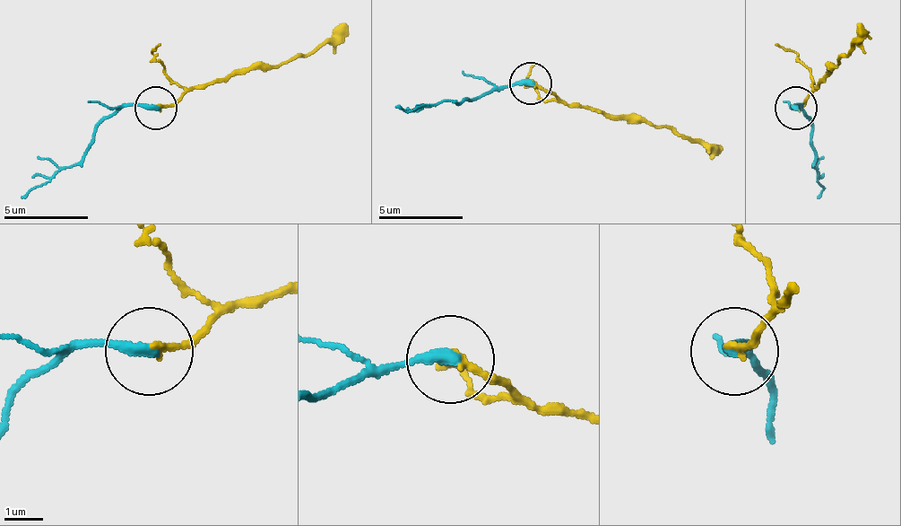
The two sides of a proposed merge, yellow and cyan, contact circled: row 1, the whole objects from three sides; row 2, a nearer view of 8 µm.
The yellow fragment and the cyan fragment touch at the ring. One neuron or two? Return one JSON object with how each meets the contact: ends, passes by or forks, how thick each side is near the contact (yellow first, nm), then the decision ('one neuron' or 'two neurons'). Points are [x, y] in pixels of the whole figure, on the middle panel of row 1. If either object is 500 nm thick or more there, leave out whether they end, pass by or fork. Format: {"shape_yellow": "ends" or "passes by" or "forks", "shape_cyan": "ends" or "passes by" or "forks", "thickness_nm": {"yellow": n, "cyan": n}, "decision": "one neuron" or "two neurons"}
{"shape_yellow": "ends", "shape_cyan": "ends", "thickness_nm": {"yellow": 190, "cyan": 320}, "decision": "two neurons"}

